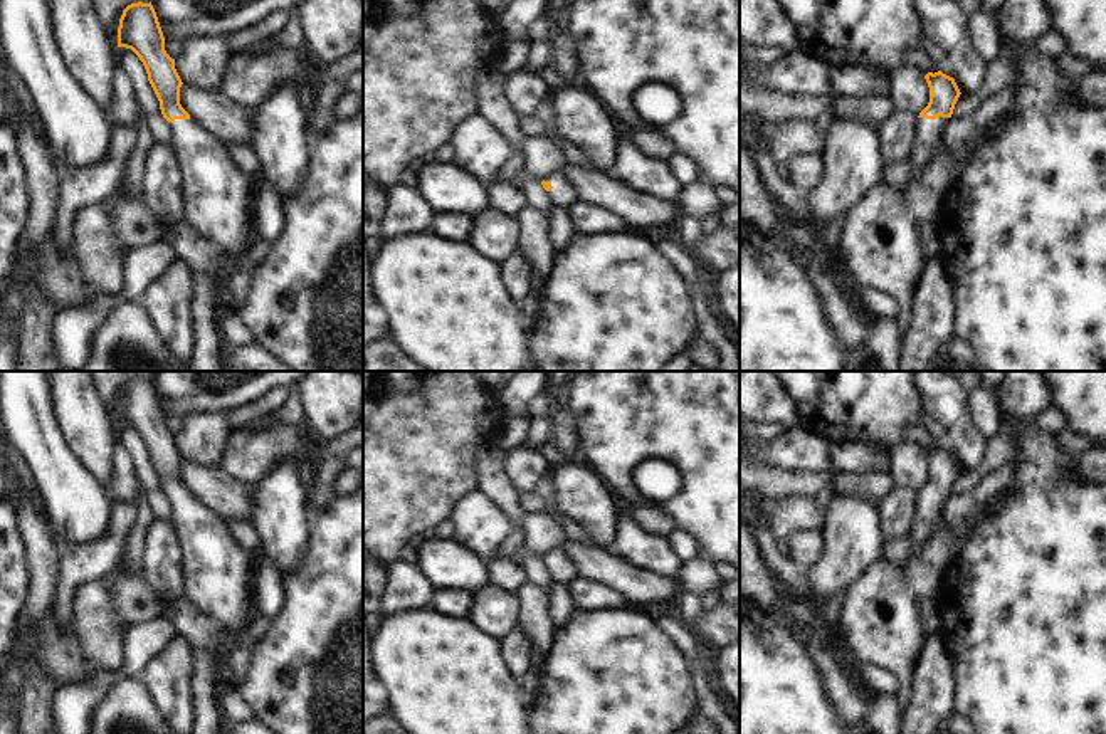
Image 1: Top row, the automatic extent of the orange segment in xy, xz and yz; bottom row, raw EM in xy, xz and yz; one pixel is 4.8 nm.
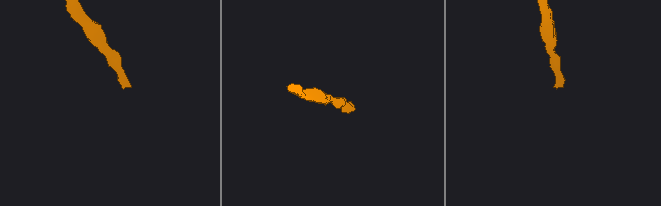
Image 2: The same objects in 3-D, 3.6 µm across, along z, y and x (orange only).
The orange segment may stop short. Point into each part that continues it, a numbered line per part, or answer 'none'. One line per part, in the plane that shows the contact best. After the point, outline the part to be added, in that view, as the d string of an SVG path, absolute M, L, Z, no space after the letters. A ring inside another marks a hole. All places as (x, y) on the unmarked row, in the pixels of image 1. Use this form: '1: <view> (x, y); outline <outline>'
1: yz (928, 509); outline M918 494L914 509L914 519L909 532L911 551L919 551L938 531L940 522L945 519L943 509L948 504L951 494L926 495Z

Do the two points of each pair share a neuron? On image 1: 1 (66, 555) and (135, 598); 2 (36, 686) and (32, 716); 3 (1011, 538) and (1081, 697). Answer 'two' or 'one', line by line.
1: two
2: one
3: one

